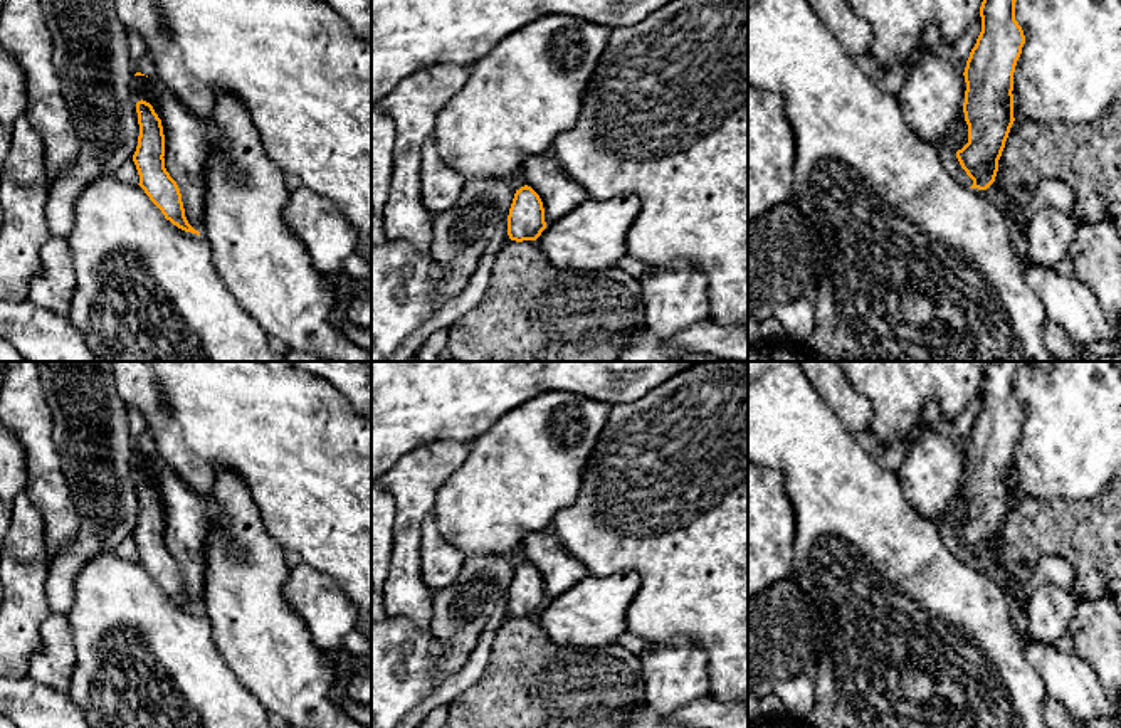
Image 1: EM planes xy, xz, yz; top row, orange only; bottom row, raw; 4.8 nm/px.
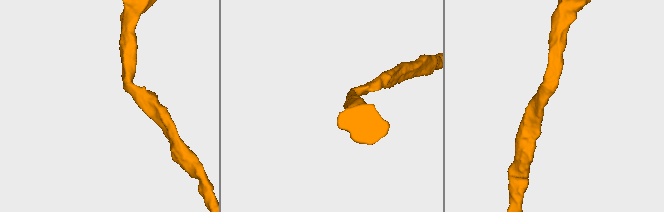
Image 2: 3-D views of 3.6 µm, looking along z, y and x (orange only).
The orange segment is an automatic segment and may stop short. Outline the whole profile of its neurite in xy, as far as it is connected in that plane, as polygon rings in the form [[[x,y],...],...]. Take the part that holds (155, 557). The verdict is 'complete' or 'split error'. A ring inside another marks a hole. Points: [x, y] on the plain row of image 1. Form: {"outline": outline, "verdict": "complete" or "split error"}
{"outline": [[[143,476],[136,479],[136,489],[139,513],[133,538],[139,551],[138,562],[161,587],[166,597],[185,609],[200,612],[200,609],[188,600],[180,565],[165,545],[165,511],[161,496],[153,483]]], "verdict": "complete"}

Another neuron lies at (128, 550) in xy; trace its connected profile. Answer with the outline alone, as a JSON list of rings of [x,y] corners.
[[[133,535],[126,536],[118,548],[114,550],[121,558],[129,560],[129,562],[138,562],[139,560],[139,551],[136,546],[136,541]]]

